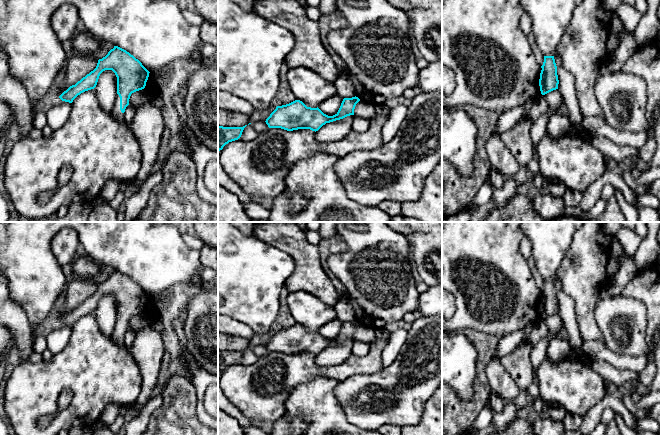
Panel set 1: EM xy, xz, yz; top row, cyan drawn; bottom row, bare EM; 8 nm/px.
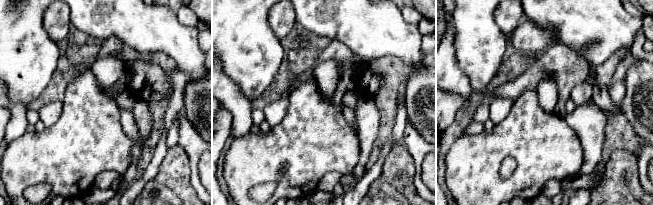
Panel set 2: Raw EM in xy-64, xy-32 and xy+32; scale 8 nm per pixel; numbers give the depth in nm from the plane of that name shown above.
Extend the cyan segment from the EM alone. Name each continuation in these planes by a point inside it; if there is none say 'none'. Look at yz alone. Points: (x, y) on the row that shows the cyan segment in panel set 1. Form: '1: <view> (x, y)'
none

